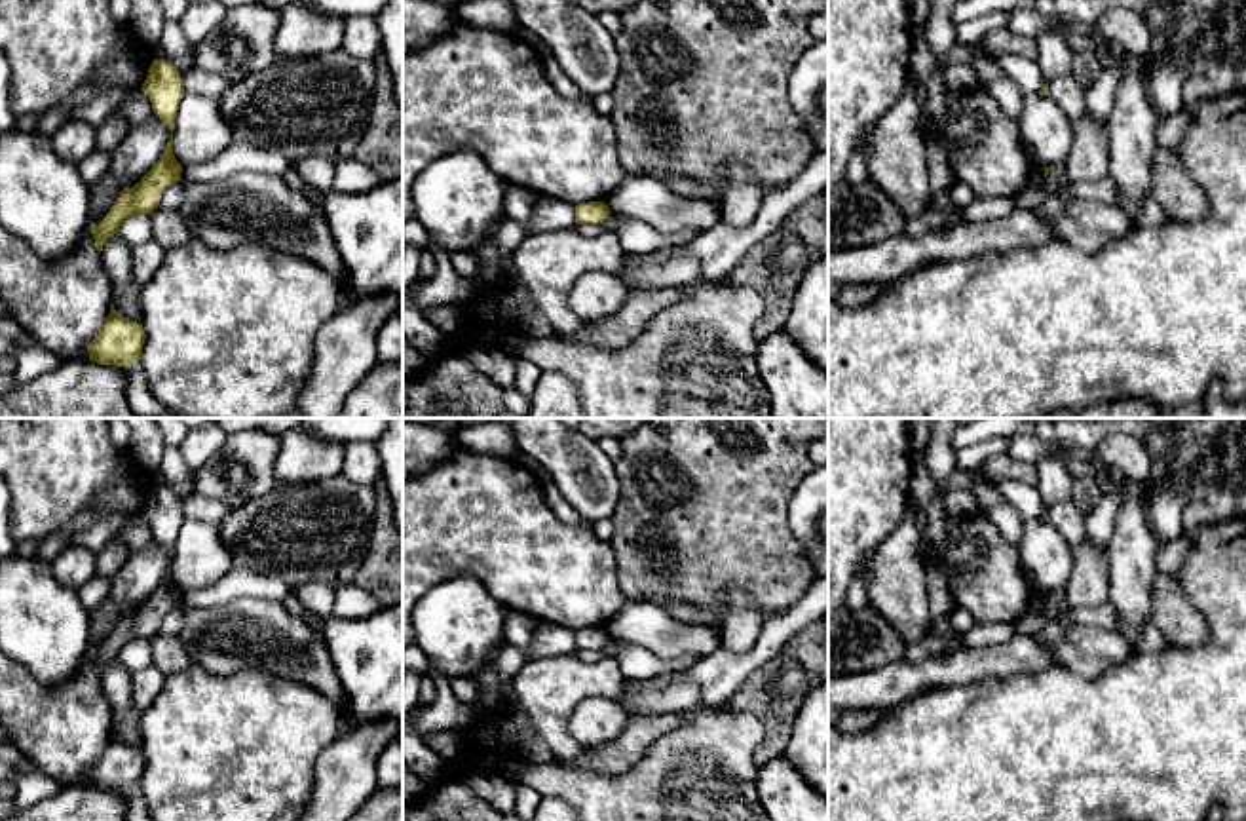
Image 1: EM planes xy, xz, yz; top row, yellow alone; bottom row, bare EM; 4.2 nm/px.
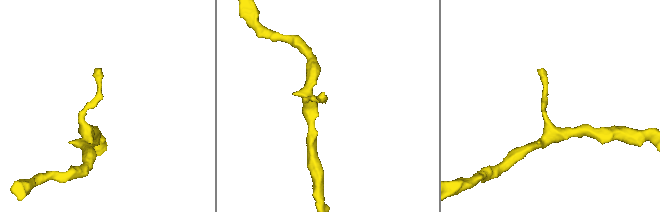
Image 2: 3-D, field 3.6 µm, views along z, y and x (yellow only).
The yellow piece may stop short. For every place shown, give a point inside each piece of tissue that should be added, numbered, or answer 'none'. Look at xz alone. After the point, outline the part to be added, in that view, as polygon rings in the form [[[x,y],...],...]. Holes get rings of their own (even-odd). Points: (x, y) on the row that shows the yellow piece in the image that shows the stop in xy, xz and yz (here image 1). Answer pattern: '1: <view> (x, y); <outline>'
none

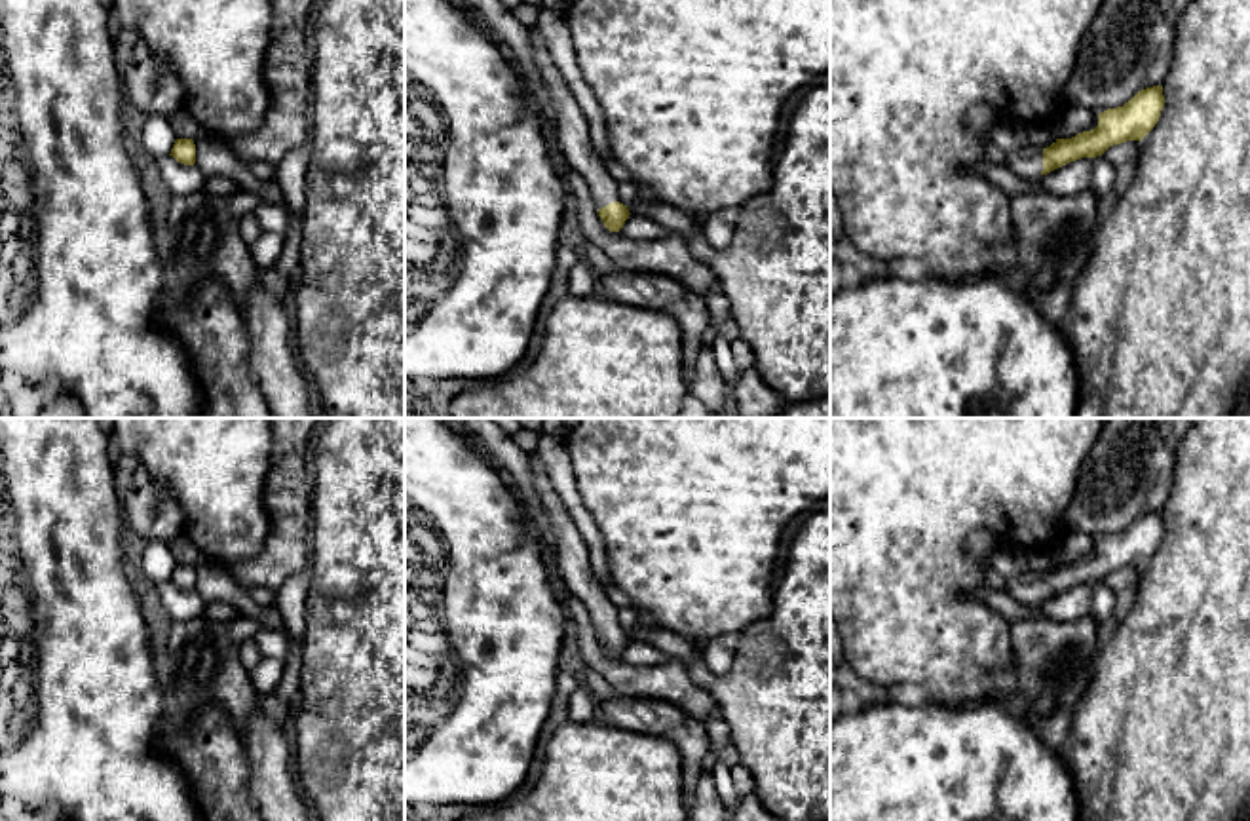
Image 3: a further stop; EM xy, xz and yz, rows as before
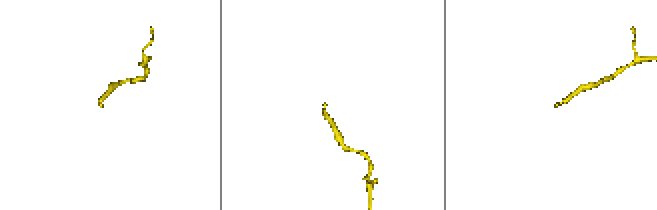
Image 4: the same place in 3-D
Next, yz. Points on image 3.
1: yz (1026, 162); [[[1028,144],[1013,154],[1007,154],[1009,169],[1024,179],[1039,177],[1043,171],[1043,148]]]

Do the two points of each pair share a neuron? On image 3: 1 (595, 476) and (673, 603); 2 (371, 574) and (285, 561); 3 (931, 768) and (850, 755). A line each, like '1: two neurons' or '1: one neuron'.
1: one neuron
2: two neurons
3: one neuron

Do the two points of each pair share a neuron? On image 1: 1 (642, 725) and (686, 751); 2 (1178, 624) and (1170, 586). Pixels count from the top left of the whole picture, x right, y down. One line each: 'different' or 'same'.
1: different
2: same

